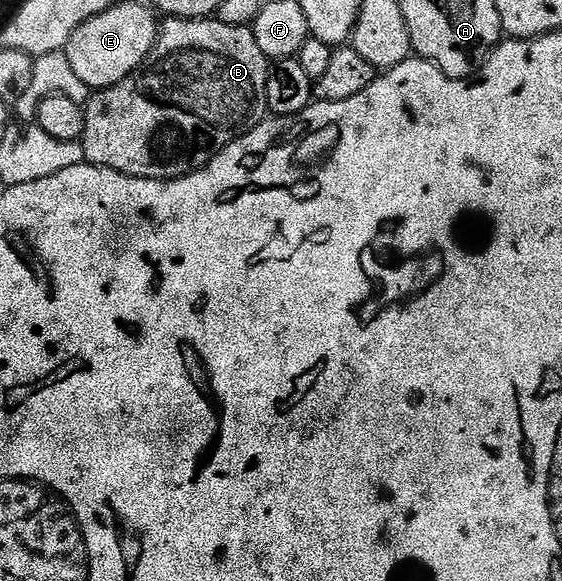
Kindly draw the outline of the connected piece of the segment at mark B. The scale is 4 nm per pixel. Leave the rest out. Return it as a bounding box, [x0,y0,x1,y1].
[83,18,269,180]

